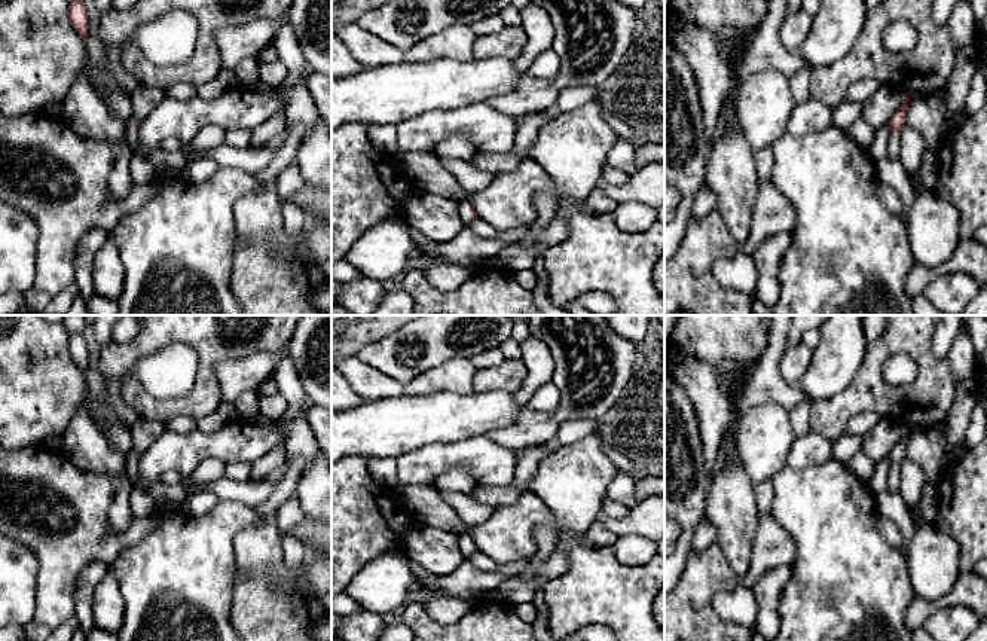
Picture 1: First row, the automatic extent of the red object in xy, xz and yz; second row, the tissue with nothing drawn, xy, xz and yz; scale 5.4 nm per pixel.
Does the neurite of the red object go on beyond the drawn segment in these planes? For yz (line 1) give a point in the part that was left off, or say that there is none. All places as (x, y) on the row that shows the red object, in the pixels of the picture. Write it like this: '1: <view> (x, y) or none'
1: yz (894, 139)

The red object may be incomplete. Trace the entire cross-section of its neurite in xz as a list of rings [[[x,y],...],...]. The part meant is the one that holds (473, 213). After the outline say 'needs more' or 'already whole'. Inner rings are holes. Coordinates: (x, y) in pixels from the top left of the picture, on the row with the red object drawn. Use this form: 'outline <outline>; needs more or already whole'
outline [[[468,199],[459,201],[459,219],[464,222],[465,228],[477,217],[477,211]]]; needs more

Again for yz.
outline [[[905,92],[905,95],[907,95],[905,103],[898,109],[898,112],[887,122],[889,129],[890,129],[890,135],[887,140],[887,156],[892,161],[898,161],[899,158],[899,134],[901,134],[904,123],[907,122],[908,103],[911,101],[913,97],[919,94]]]; needs more

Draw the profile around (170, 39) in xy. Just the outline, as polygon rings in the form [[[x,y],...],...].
[[[181,9],[169,10],[135,30],[132,42],[155,65],[186,62],[195,52],[198,21]]]

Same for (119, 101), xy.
[[[97,88],[98,94],[106,101],[107,107],[110,109],[111,115],[116,116],[119,120],[126,123],[132,115],[134,107],[128,92],[122,88]]]

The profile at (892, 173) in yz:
[[[887,123],[880,128],[876,128],[870,149],[871,149],[874,162],[878,168],[880,181],[883,184],[890,186],[902,201],[902,207],[898,216],[905,225],[914,201],[914,192],[902,164],[898,161],[892,161],[887,156],[889,135],[890,135],[890,129]]]

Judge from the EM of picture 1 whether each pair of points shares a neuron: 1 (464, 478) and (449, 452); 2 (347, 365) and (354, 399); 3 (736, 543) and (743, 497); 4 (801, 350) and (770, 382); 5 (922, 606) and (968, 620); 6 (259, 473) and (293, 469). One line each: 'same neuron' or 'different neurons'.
1: different neurons
2: different neurons
3: same neuron
4: different neurons
5: different neurons
6: different neurons

